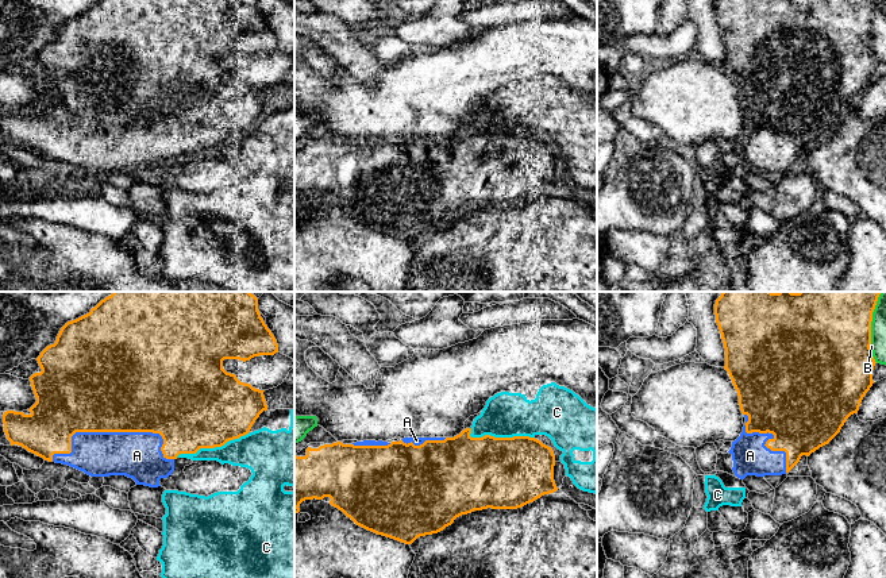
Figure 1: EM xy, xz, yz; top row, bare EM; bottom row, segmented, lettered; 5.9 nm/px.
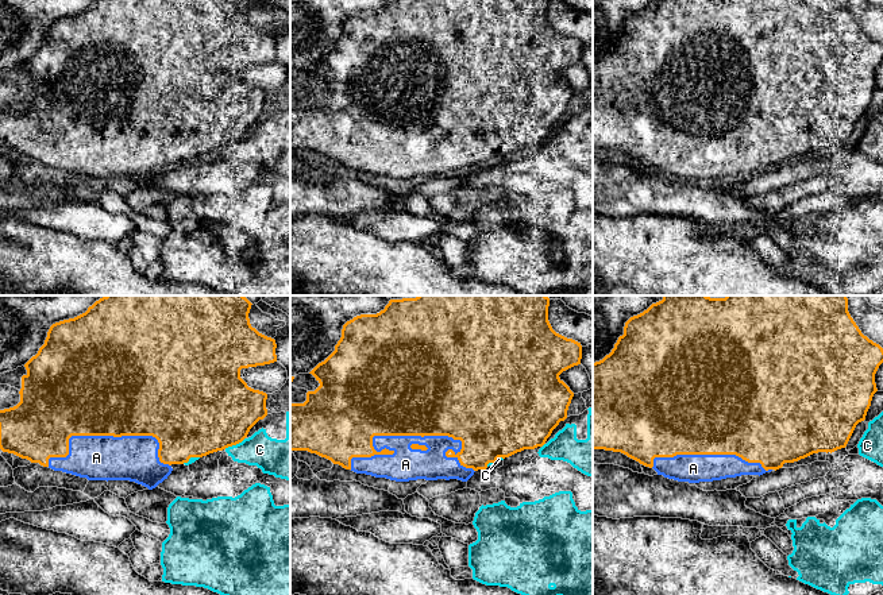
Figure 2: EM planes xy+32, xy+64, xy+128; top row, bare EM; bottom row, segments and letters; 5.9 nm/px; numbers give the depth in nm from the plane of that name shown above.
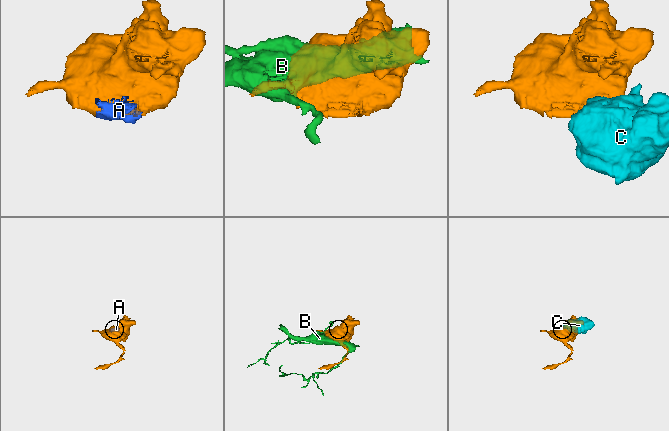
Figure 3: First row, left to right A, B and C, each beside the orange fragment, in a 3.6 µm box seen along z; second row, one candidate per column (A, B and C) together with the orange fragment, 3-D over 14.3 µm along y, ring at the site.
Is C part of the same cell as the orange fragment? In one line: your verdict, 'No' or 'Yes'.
No

